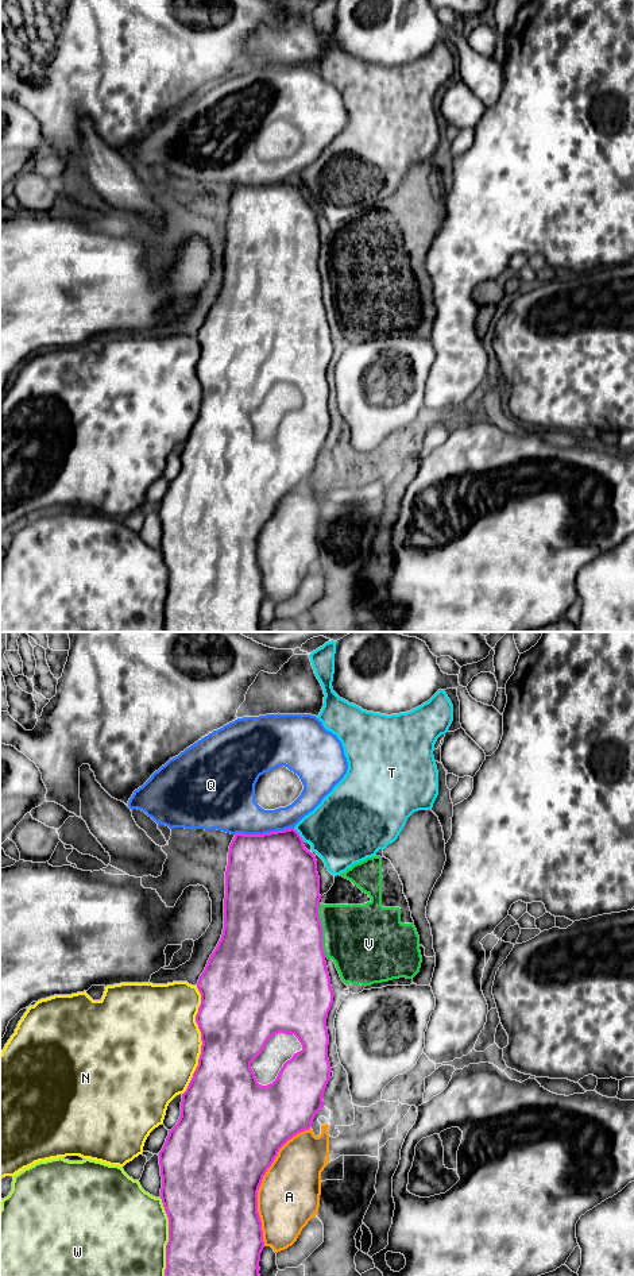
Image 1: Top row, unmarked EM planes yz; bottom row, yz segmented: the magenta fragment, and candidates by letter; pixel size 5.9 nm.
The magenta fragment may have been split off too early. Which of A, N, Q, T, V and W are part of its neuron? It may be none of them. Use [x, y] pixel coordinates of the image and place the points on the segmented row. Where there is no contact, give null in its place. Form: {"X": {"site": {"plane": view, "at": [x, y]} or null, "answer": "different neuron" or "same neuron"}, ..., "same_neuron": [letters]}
{"A": {"site": {"plane": "yz", "at": [261, 1183]}, "answer": "different neuron"}, "N": {"site": {"plane": "yz", "at": [201, 1040]}, "answer": "different neuron"}, "Q": {"site": {"plane": "yz", "at": [263, 833]}, "answer": "different neuron"}, "T": {"site": {"plane": "yz", "at": [298, 835]}, "answer": "different neuron"}, "V": {"site": {"plane": "yz", "at": [321, 931]}, "answer": "different neuron"}, "W": {"site": {"plane": "yz", "at": [169, 1237]}, "answer": "different neuron"}, "same_neuron": []}

